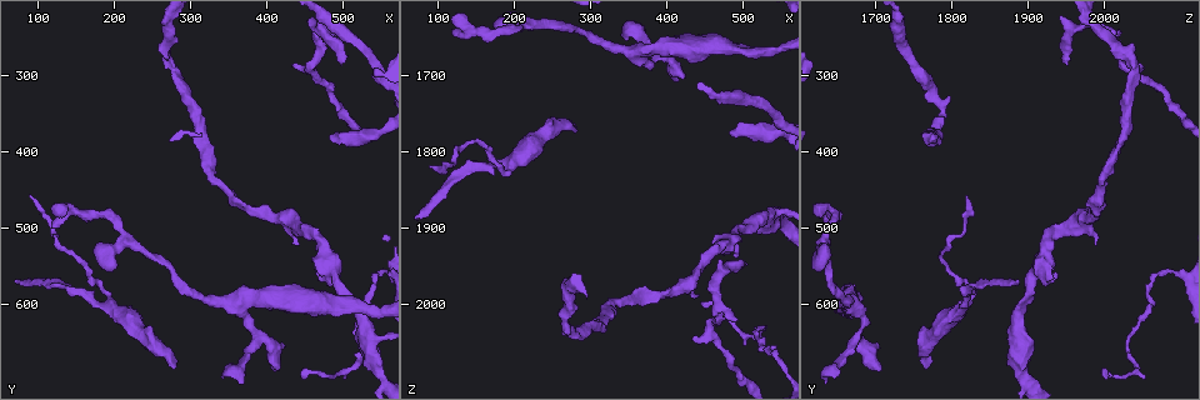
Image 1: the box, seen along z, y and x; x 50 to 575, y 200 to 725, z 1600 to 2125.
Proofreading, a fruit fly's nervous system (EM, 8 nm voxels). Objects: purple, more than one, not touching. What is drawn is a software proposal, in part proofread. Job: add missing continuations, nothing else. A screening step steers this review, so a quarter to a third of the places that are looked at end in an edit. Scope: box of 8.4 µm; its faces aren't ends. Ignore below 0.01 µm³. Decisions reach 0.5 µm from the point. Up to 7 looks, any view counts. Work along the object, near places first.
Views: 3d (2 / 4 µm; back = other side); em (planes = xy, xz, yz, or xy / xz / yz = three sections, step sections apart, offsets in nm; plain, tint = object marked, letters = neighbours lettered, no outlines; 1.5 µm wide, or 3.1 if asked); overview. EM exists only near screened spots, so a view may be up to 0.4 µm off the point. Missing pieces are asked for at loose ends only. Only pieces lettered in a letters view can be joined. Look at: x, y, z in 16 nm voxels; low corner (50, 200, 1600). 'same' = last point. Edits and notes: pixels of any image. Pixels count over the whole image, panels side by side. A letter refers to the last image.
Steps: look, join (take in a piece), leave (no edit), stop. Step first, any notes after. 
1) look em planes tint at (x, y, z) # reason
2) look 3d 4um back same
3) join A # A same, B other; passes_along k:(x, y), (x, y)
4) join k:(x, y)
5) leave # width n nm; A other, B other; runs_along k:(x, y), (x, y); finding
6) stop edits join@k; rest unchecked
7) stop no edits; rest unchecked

look 3d 2um back at (500, 285, 1950) # an open end

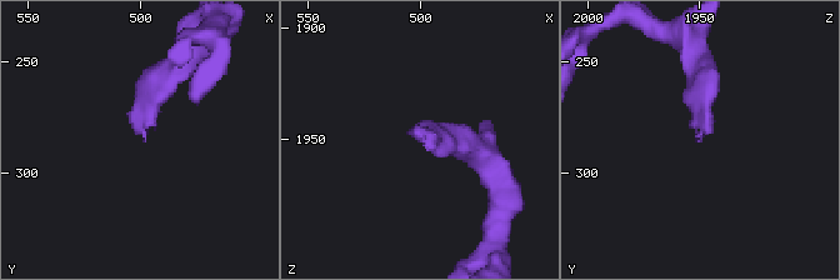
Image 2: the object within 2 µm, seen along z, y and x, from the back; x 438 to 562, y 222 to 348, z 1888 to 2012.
look em xz step 8 tint at (498, 286, 1950) # now the EM

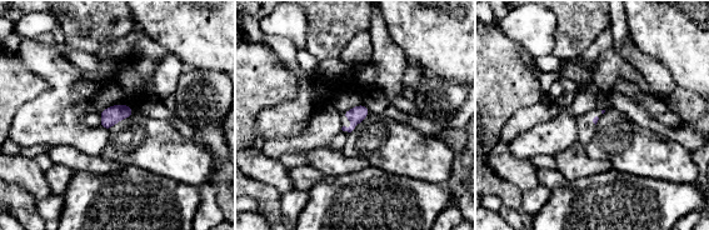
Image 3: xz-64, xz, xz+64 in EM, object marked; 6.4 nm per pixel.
look em planes letters same

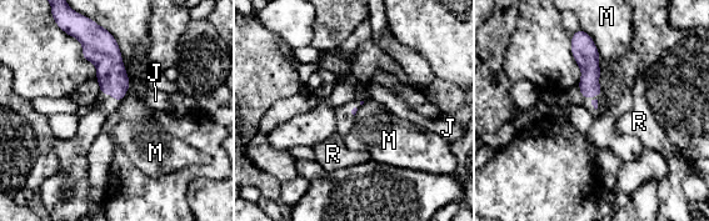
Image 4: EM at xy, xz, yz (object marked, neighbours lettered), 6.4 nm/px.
leave # longest_contact M 500 nm; J other, M other, R other; no lettered piece goes on from it

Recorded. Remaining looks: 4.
look 3d 4um back at (480, 380, 1775) # an open end

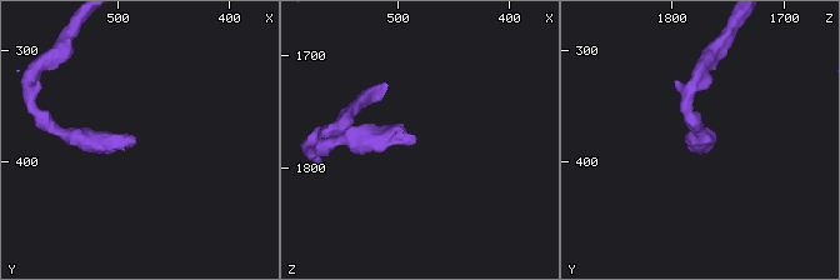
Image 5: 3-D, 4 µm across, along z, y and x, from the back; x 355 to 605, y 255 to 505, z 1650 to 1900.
look em planes letters at (484, 376, 1778)

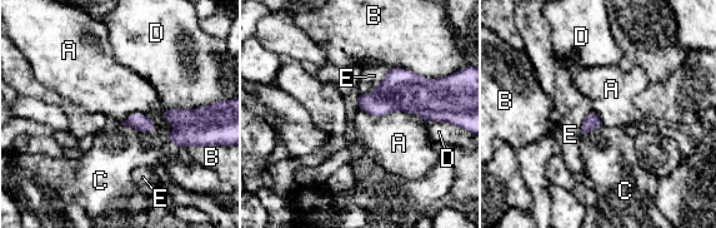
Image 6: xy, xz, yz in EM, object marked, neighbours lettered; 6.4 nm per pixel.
join C # A other, B other, C same, D other, E other; the neuron continues

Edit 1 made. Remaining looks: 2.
look em yz step 4 letters at (415, 685, 1710) # free end

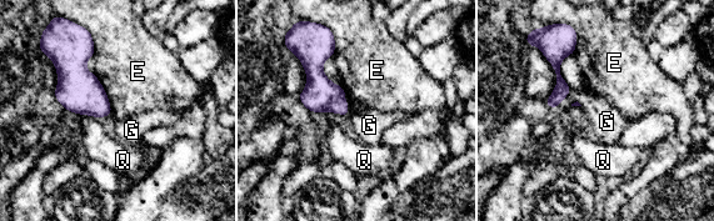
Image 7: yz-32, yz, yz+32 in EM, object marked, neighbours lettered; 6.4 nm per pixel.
leave # E other, G other, Q other; border 7:(94, 73), (105, 91), (110, 115); no lettered piece goes on from it

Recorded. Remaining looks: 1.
stop edits join@6; rest unchecked

